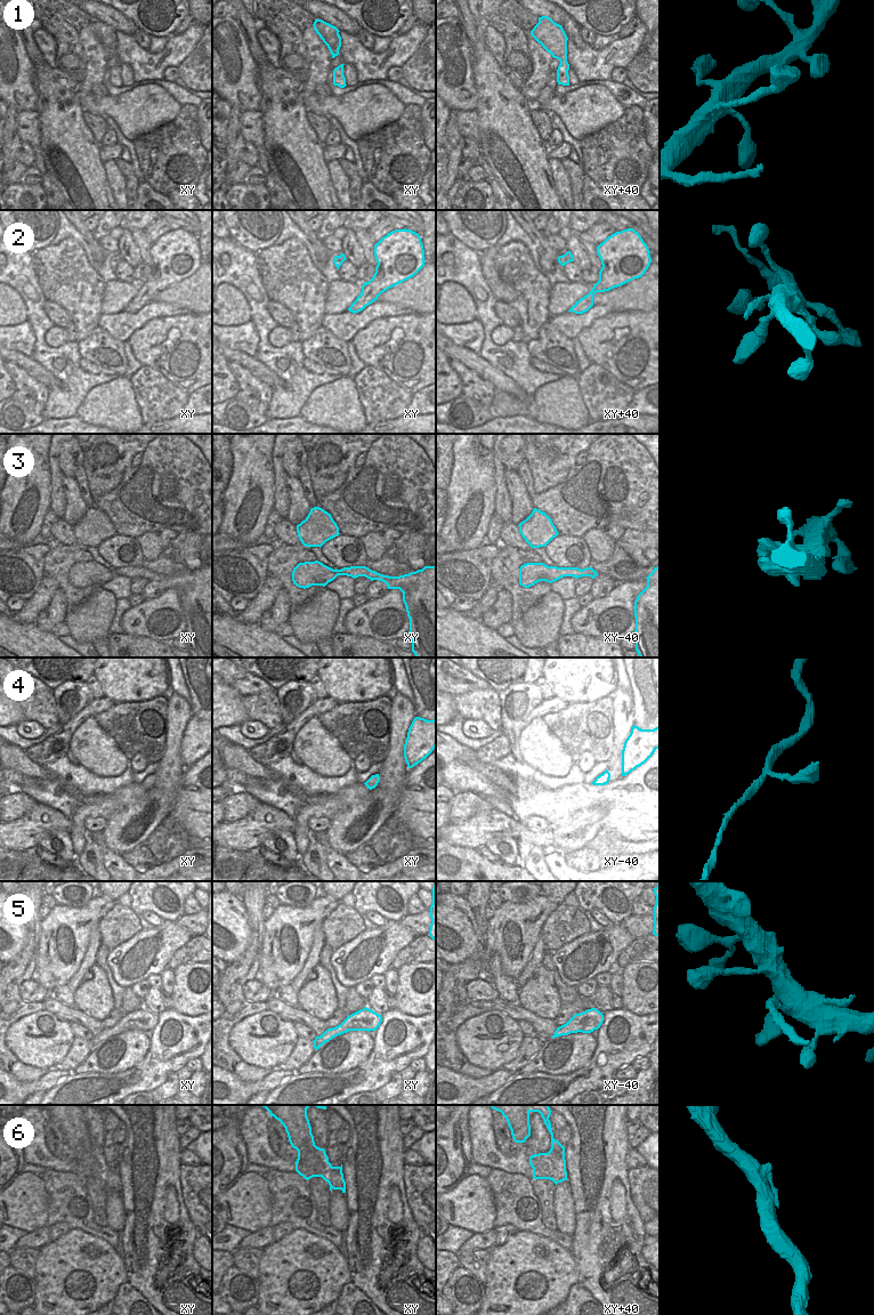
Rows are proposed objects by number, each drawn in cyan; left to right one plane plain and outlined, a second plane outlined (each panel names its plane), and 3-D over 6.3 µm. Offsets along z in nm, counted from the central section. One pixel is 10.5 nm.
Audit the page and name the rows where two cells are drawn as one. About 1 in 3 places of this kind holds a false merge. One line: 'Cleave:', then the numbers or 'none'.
Cleave: 6.

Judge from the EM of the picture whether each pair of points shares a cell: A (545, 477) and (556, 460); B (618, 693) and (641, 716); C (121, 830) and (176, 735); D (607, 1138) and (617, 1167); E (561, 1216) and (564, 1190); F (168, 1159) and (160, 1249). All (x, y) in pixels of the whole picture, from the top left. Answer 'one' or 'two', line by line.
A: two
B: two
C: one
D: one
E: one
F: one

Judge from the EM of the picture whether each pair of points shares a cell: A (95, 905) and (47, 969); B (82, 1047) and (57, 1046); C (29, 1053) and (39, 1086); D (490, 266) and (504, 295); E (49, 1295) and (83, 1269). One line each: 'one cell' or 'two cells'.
A: one cell
B: two cells
C: two cells
D: one cell
E: one cell

